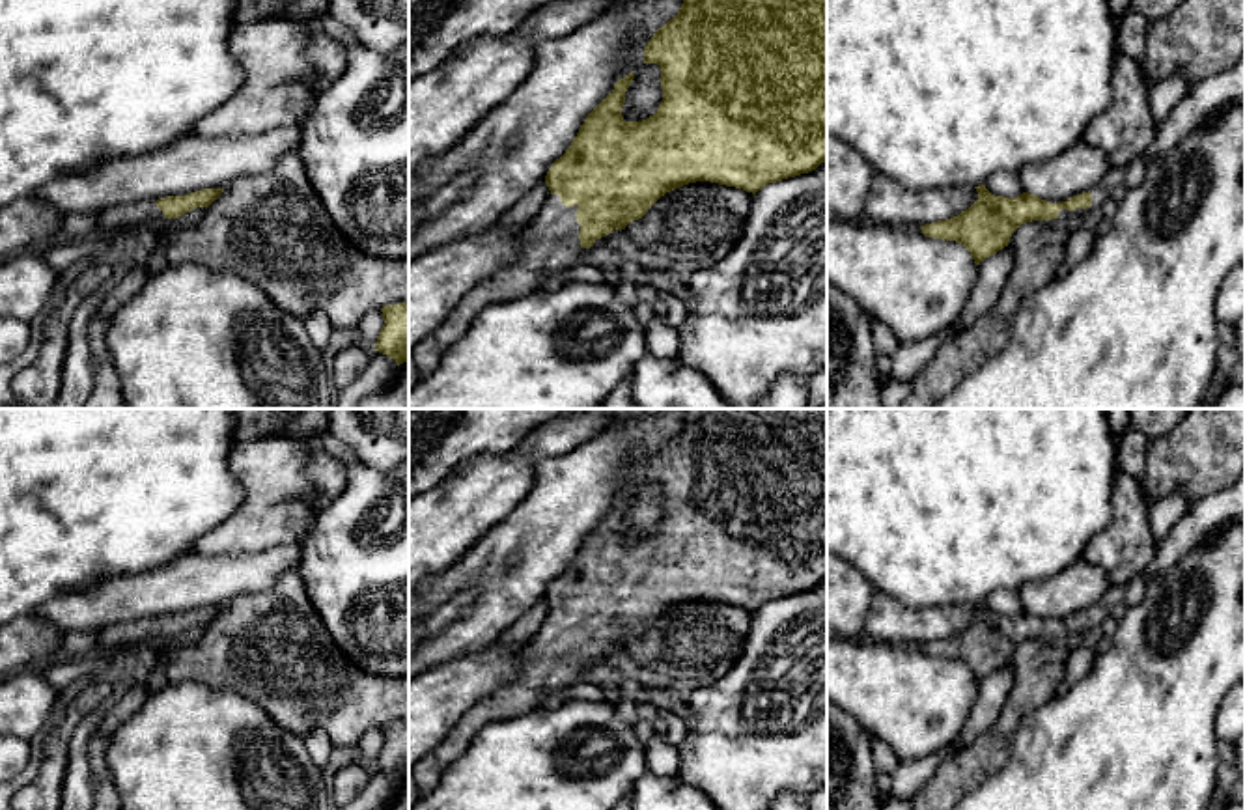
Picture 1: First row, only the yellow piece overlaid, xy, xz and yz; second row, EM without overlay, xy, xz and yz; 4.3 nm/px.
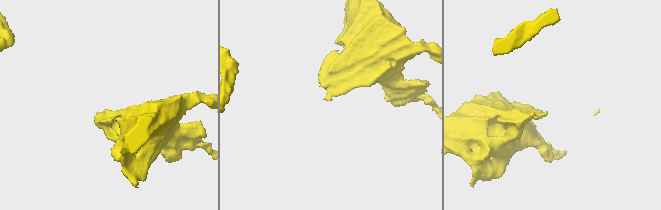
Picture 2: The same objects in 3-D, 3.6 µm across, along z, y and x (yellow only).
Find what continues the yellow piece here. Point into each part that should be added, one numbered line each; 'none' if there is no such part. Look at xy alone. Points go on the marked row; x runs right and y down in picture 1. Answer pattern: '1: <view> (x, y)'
1: xy (150, 209)

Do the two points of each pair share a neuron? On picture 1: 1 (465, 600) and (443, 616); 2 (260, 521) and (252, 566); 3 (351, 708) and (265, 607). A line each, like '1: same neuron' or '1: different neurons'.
1: same neuron
2: different neurons
3: same neuron

